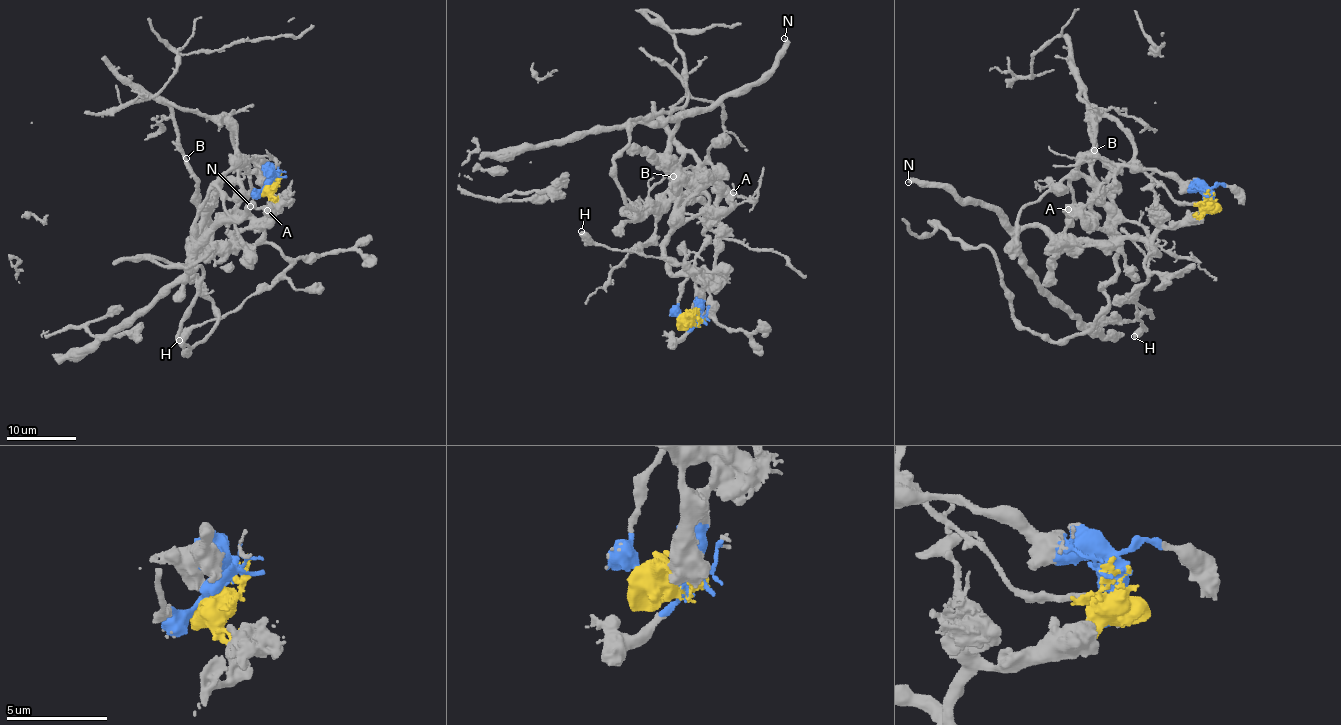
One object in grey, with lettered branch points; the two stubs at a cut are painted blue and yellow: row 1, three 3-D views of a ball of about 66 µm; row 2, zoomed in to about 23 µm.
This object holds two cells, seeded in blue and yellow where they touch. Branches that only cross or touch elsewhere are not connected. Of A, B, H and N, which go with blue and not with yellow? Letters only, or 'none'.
B

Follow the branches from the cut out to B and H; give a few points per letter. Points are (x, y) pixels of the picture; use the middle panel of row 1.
B: (691, 321), (678, 313), (681, 285), (708, 238), (703, 231), (718, 189), (692, 153), (670, 168), (674, 177)
H: (691, 321), (697, 297), (686, 273), (698, 275), (700, 282), (665, 258), (600, 245), (581, 231)

